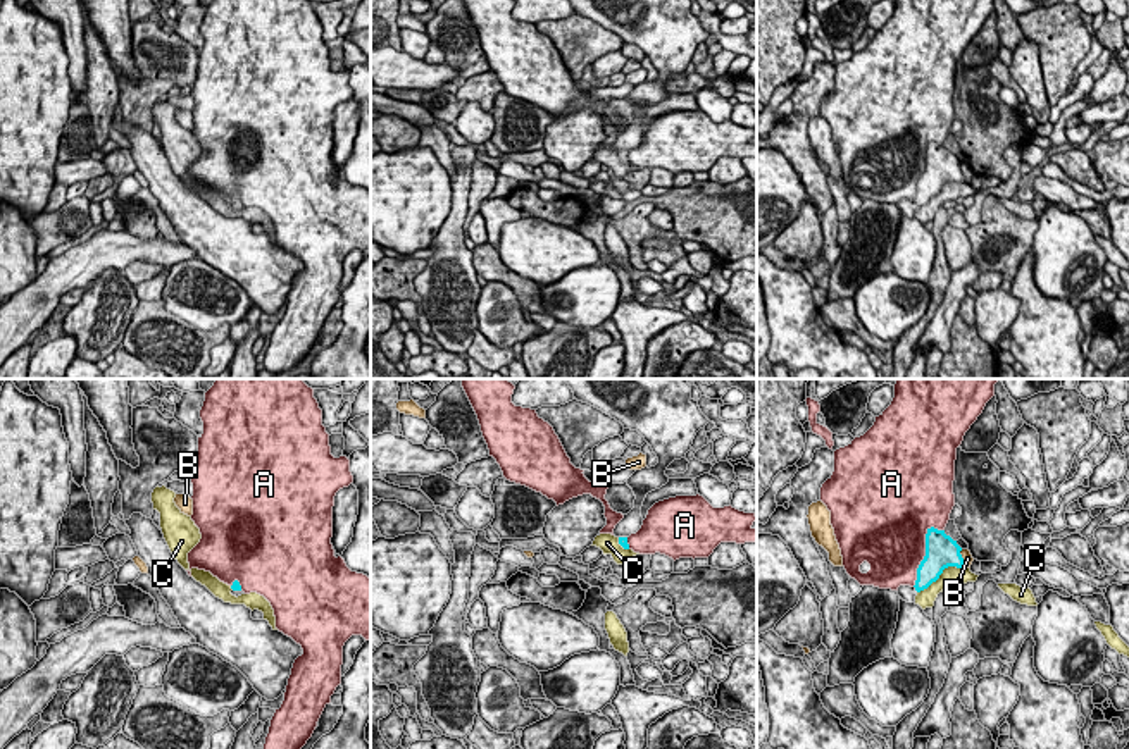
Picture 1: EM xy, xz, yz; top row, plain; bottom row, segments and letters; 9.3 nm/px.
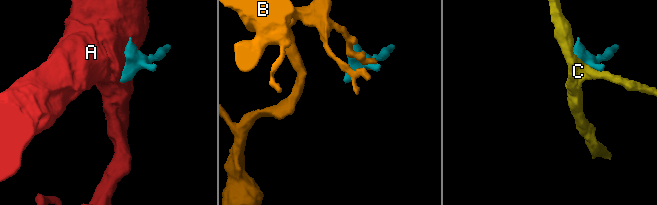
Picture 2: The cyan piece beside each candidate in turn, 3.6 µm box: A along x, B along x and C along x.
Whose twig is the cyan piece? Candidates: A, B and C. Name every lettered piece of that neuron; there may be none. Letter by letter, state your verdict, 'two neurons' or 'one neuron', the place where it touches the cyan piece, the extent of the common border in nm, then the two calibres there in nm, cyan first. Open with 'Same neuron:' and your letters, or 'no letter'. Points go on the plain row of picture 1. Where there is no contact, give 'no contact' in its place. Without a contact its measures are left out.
Same neuron: no letter
A: two neurons; contact yz (926, 166); length 600 nm; calibres 320 and 480 nm
B: two neurons; contact yz (962, 173); length 180 nm; calibres 320 and 100 nm
C: two neurons; contact yz (941, 186); length 500 nm; calibres 320 and 190 nm

